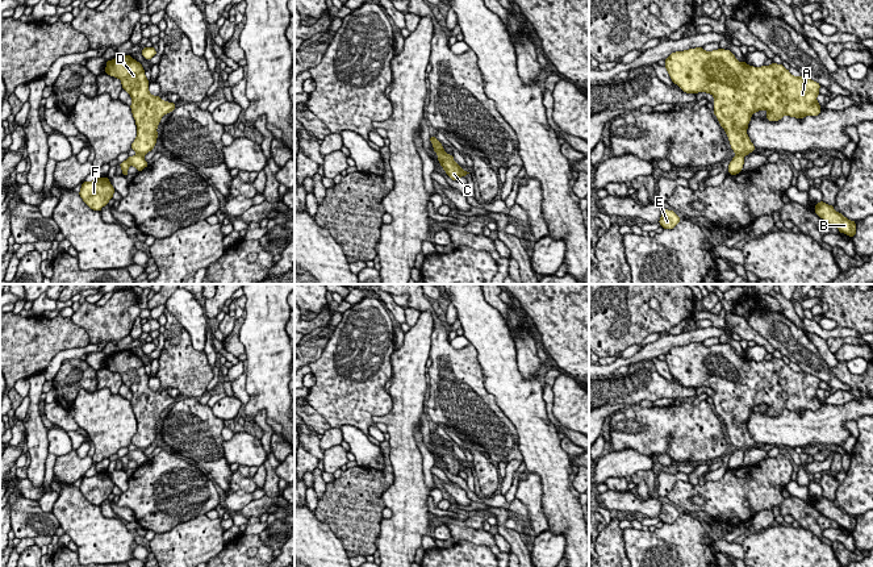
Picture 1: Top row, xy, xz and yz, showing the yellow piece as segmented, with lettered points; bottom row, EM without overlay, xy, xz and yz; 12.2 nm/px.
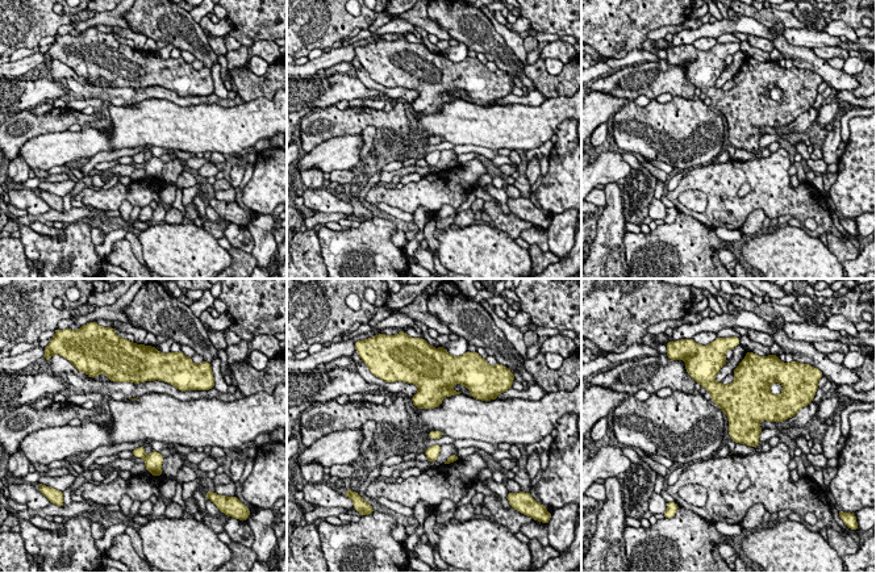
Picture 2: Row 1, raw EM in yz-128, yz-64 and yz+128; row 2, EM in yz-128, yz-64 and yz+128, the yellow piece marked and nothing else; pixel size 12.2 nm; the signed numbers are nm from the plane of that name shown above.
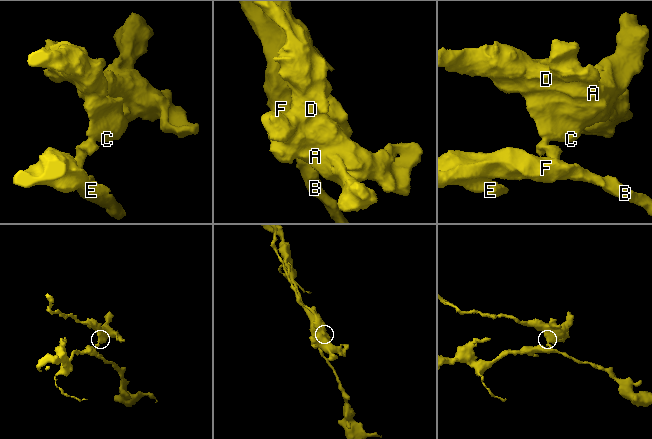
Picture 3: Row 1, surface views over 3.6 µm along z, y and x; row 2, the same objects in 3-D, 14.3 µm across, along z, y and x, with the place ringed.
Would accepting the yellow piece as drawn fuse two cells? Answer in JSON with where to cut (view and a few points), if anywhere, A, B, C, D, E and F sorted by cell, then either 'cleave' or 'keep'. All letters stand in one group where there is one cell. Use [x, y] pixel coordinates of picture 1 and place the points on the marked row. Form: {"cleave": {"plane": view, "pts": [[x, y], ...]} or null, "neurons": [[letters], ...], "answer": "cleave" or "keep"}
{"cleave": {"plane": "yz", "pts": [[736, 153], [743, 155]]}, "neurons": [["A", "C", "D"], ["B", "E", "F"]], "answer": "cleave"}

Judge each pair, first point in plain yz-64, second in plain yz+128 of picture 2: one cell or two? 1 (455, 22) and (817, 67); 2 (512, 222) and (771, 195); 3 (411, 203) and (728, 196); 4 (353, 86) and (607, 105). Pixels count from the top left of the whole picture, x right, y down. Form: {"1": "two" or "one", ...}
{"1": "one", "2": "one", "3": "one", "4": "two"}

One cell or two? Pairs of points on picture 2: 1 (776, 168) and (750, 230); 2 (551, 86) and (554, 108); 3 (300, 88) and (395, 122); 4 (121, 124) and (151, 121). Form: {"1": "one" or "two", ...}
{"1": "two", "2": "two", "3": "two", "4": "one"}

